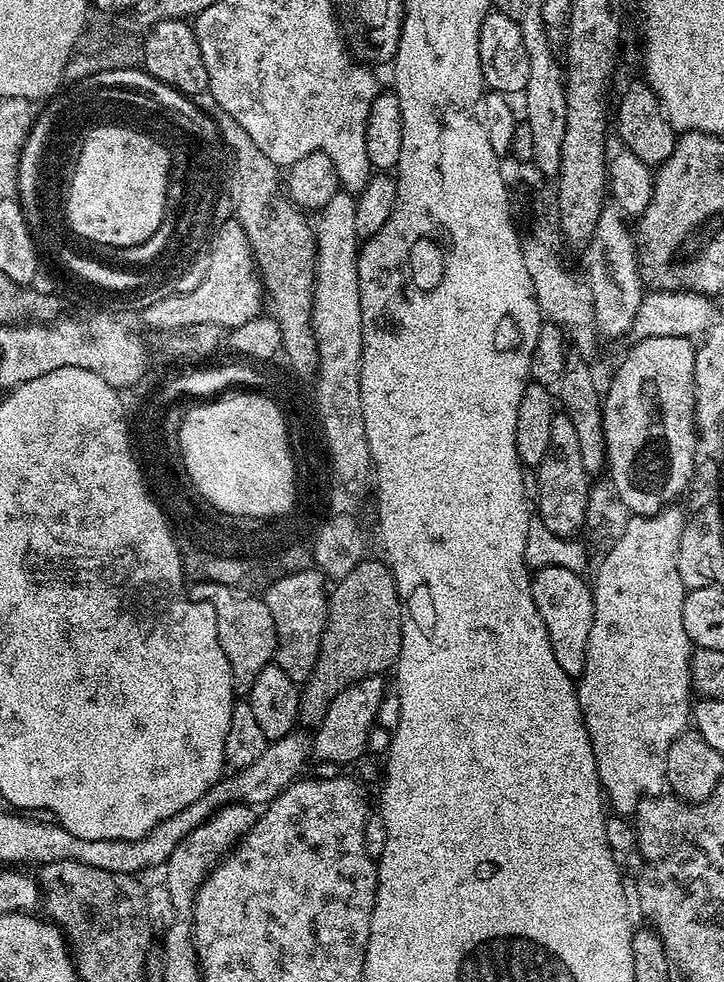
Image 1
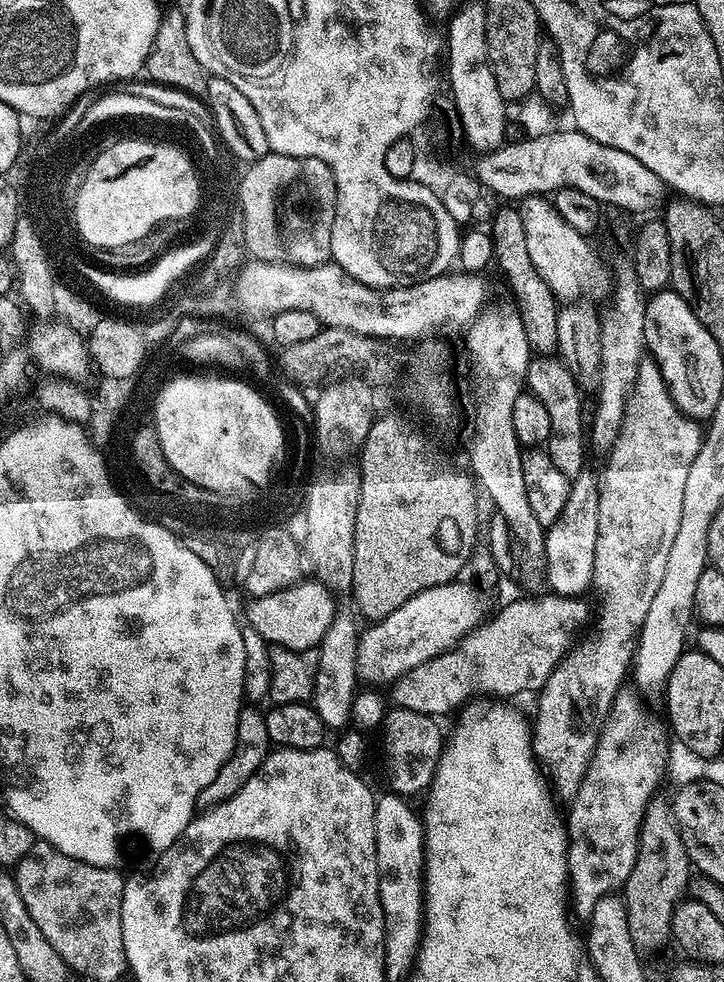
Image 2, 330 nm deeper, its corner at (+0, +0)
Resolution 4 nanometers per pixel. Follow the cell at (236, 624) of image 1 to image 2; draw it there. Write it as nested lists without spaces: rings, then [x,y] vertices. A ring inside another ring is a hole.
[[[315,578],[301,579],[289,588],[248,601],[247,627],[258,630],[258,634],[262,634],[269,645],[295,652],[319,645],[320,639],[326,634],[326,626],[330,626],[336,613],[337,605],[329,590]]]

